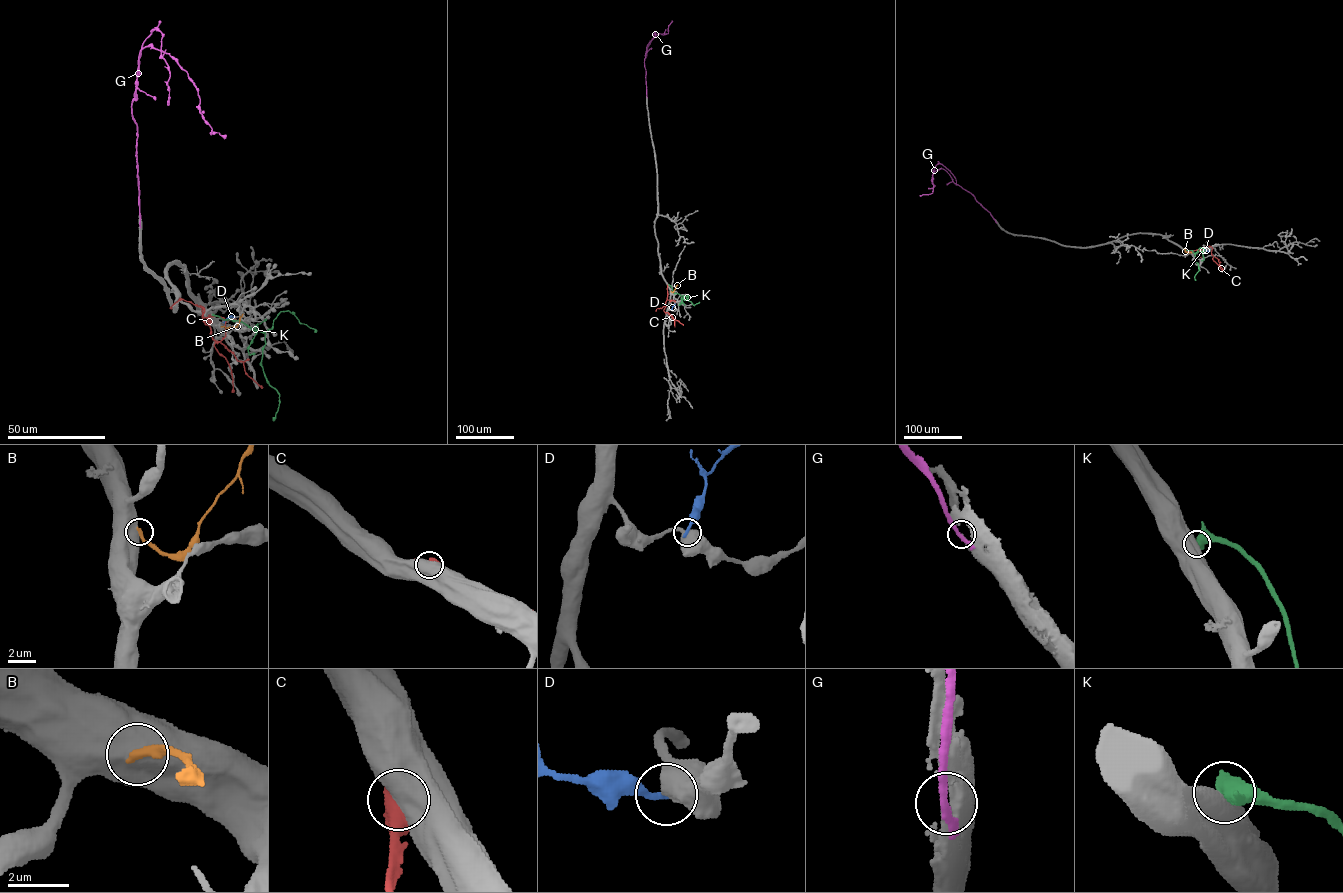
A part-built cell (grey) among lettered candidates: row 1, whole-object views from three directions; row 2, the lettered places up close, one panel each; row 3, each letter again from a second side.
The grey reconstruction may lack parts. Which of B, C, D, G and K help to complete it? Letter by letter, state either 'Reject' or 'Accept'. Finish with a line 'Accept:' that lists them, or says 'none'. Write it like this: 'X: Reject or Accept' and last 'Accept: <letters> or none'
B: Reject
C: Reject
D: Reject
G: Reject
K: Reject
Accept: none

